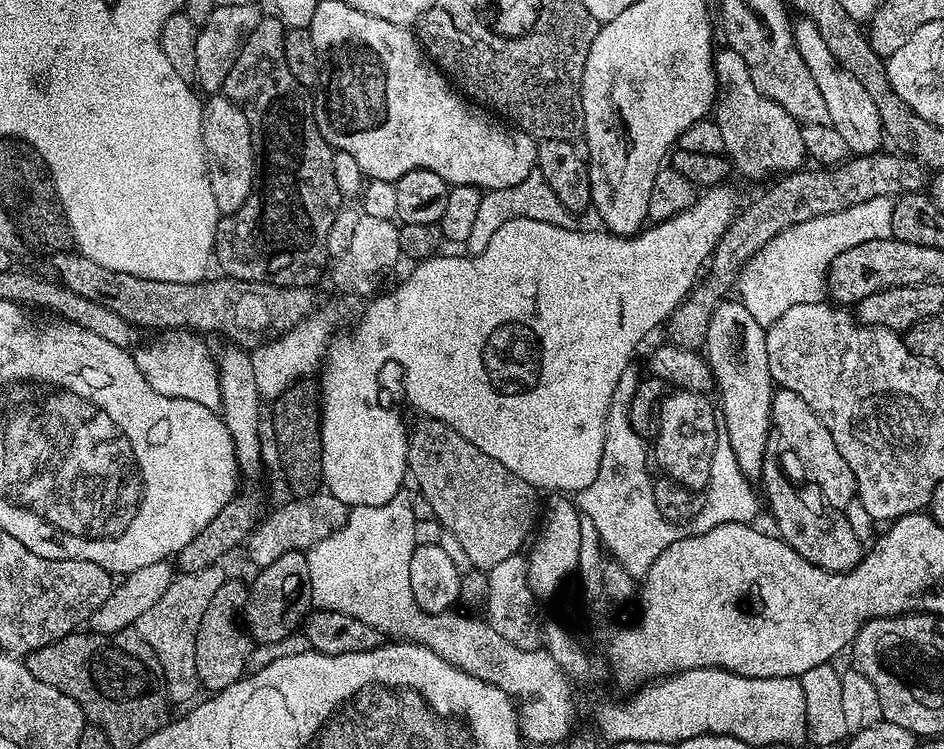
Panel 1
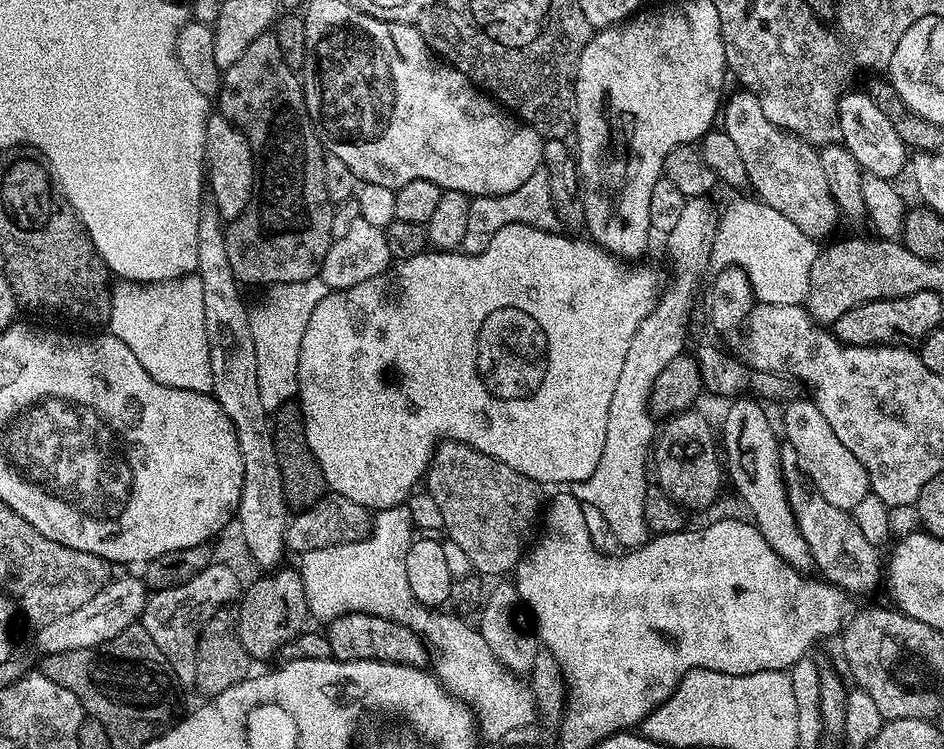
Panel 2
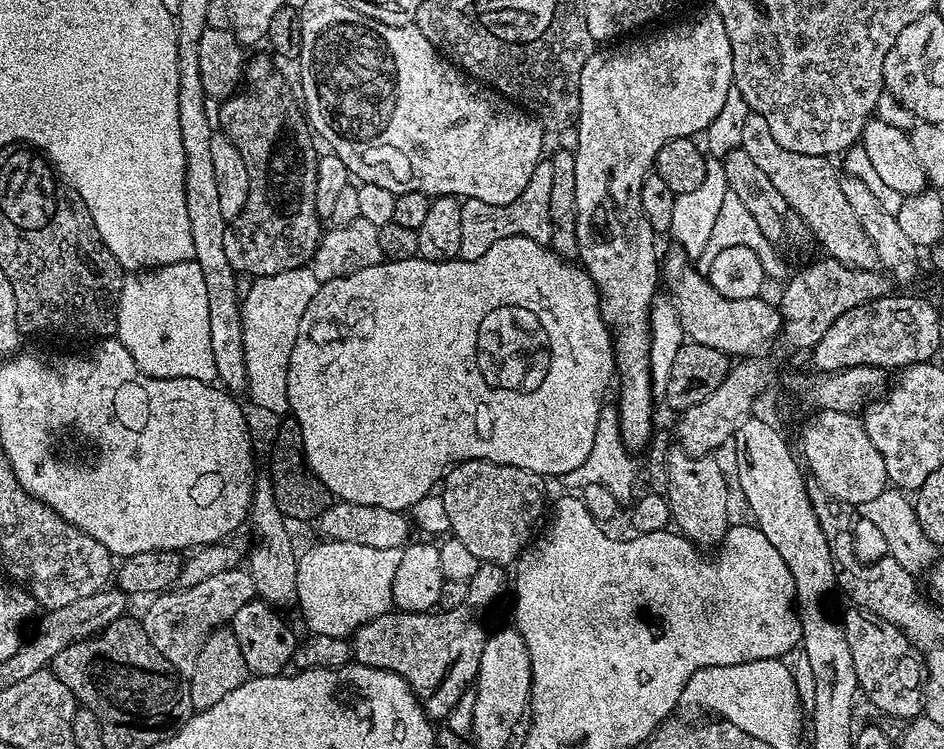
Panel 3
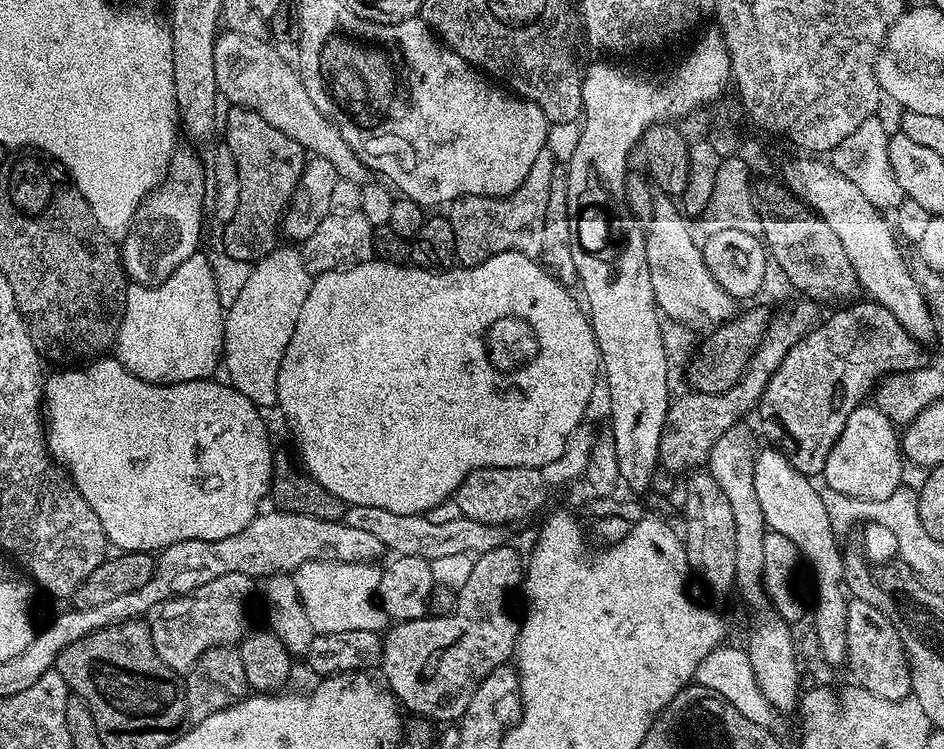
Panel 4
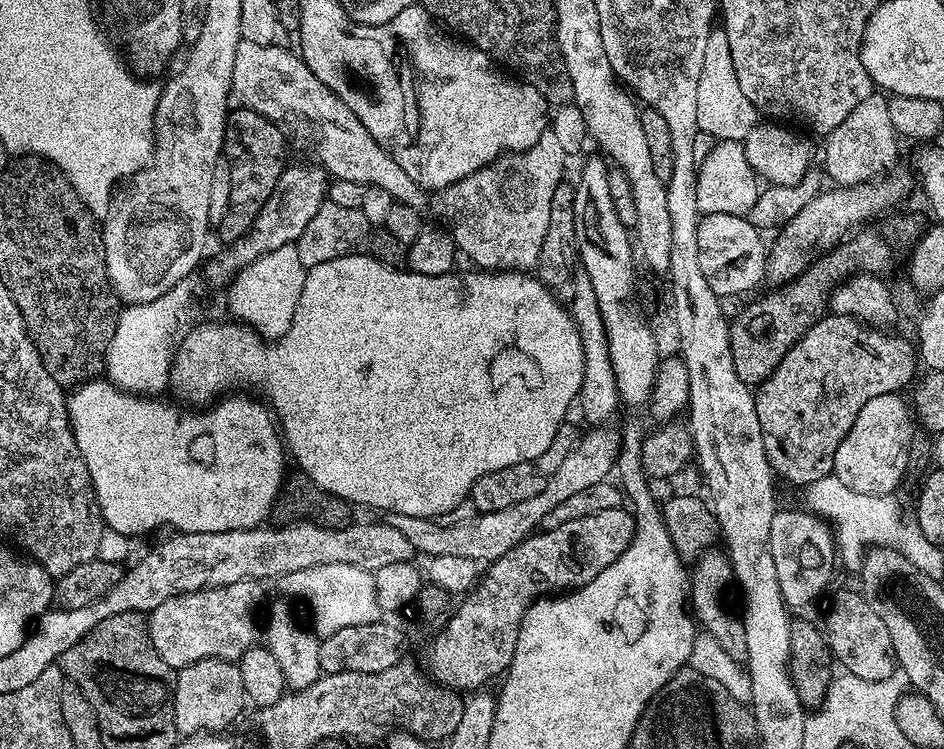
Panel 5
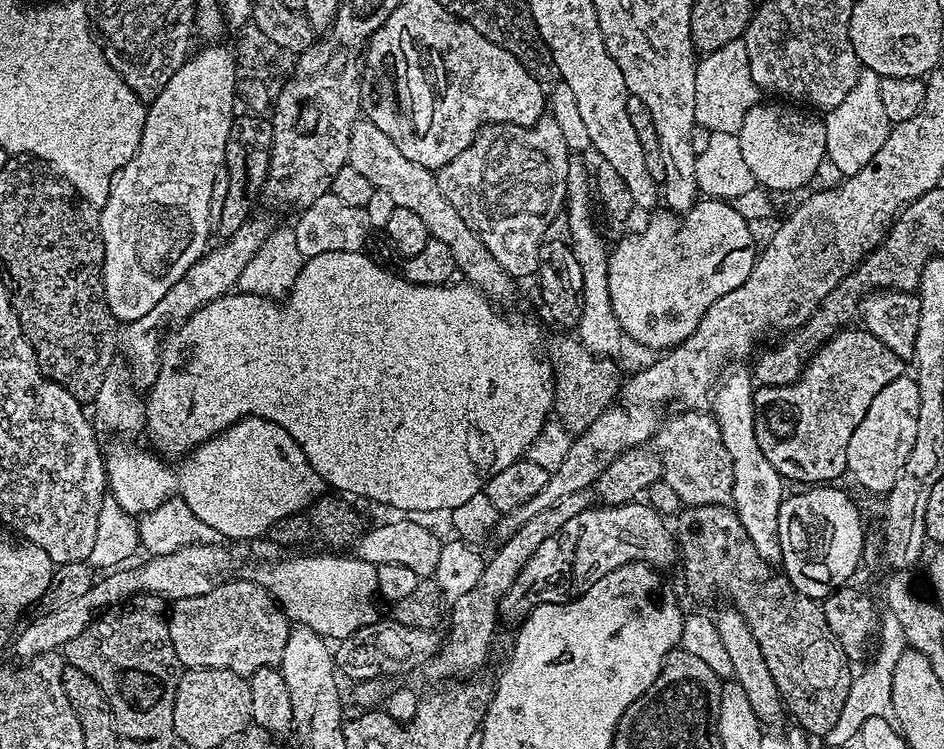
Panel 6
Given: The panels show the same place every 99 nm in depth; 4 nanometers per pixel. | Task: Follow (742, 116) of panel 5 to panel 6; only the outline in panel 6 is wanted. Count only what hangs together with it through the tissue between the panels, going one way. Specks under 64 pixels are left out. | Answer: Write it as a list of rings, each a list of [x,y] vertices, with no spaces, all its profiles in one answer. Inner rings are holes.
[[[743,39],[726,42],[718,50],[707,53],[697,63],[694,78],[694,118],[701,129],[709,133],[726,131],[739,133],[742,122],[749,108],[754,103],[754,97],[748,91],[753,91],[752,75],[748,69],[748,55]]]

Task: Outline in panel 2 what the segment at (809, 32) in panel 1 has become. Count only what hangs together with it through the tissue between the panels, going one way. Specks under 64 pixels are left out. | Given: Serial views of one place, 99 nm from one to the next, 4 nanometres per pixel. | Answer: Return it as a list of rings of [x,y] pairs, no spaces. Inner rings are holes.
[[[845,91],[840,98],[840,140],[848,147],[850,154],[858,158],[860,167],[869,176],[895,181],[900,171],[905,171],[910,160],[910,149],[898,138],[890,118],[878,110],[867,91]]]

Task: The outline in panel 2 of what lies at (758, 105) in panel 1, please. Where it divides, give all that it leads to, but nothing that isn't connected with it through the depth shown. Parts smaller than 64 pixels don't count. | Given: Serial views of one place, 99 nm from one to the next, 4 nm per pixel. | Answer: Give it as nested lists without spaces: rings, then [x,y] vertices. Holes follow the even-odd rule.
[[[739,91],[733,94],[729,104],[727,101],[723,105],[722,130],[730,134],[734,146],[738,146],[738,154],[742,154],[750,188],[757,192],[753,193],[770,205],[773,213],[794,222],[805,236],[821,238],[830,235],[841,215],[830,194],[830,186],[826,186],[819,151],[802,137],[770,122],[770,118],[762,114],[762,106],[758,106],[758,98],[753,92]]]

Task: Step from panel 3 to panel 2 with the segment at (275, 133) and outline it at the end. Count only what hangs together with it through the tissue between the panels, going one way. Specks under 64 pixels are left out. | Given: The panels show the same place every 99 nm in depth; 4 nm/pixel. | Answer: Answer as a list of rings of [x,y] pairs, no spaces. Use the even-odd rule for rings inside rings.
[[[275,31],[258,34],[258,38],[254,38],[246,50],[242,50],[242,58],[238,58],[234,66],[223,69],[219,100],[219,115],[225,116],[233,126],[242,130],[242,134],[246,134],[256,167],[256,185],[246,210],[238,218],[227,221],[224,228],[230,270],[234,270],[237,280],[245,285],[271,286],[302,282],[319,276],[322,262],[334,239],[334,205],[328,198],[324,169],[326,153],[306,110],[301,77],[283,61]]]

